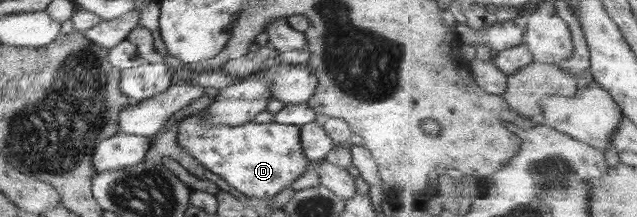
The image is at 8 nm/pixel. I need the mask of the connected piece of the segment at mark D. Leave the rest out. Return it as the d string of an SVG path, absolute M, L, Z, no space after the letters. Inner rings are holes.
M197 111L178 121L175 138L176 144L202 168L222 178L240 194L254 198L272 198L299 178L310 163L300 146L299 126L274 121L248 121L238 126L215 125L207 123Z

